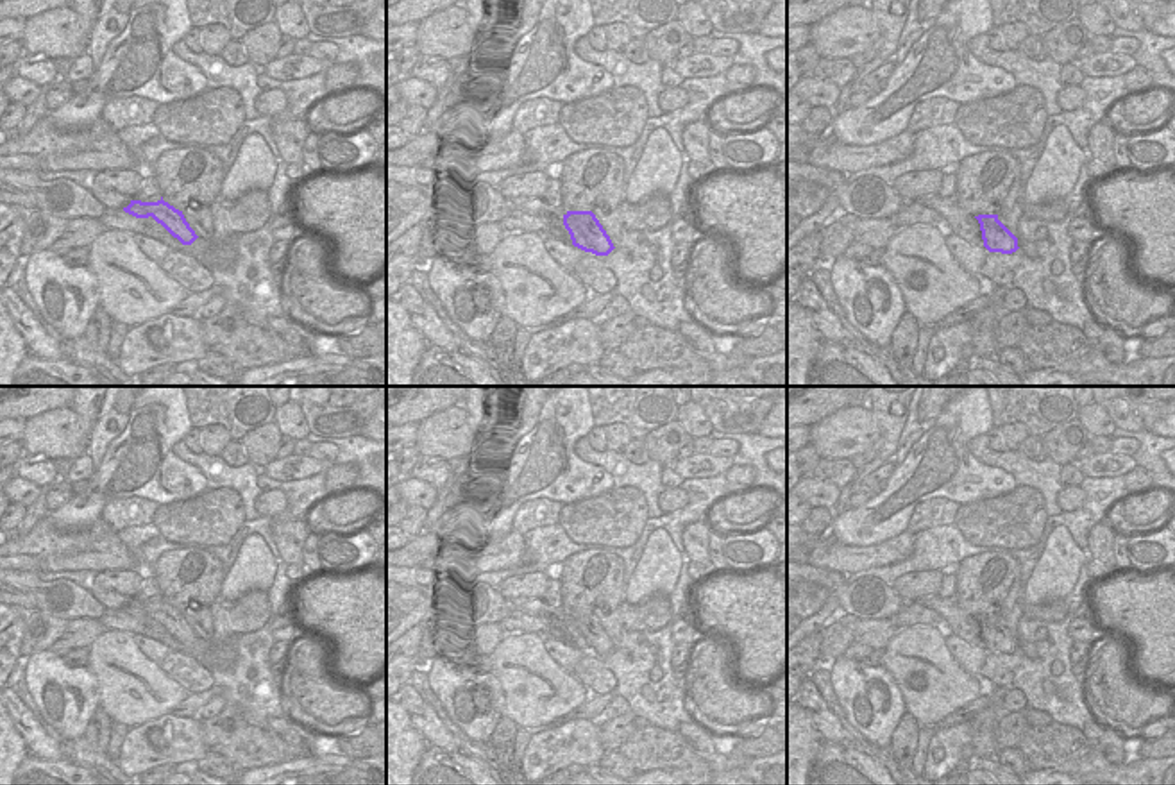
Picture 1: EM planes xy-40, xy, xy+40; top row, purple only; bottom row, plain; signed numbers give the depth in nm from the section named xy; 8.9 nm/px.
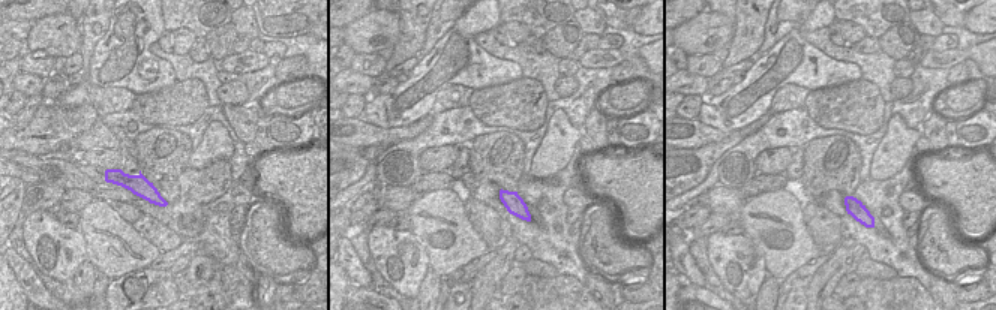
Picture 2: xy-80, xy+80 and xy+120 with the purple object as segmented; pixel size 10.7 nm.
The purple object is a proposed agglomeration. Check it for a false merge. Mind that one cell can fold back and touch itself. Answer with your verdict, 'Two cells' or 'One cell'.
One cell

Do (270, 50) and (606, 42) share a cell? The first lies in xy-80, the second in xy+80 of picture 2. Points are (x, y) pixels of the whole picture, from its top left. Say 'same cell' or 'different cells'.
same cell

